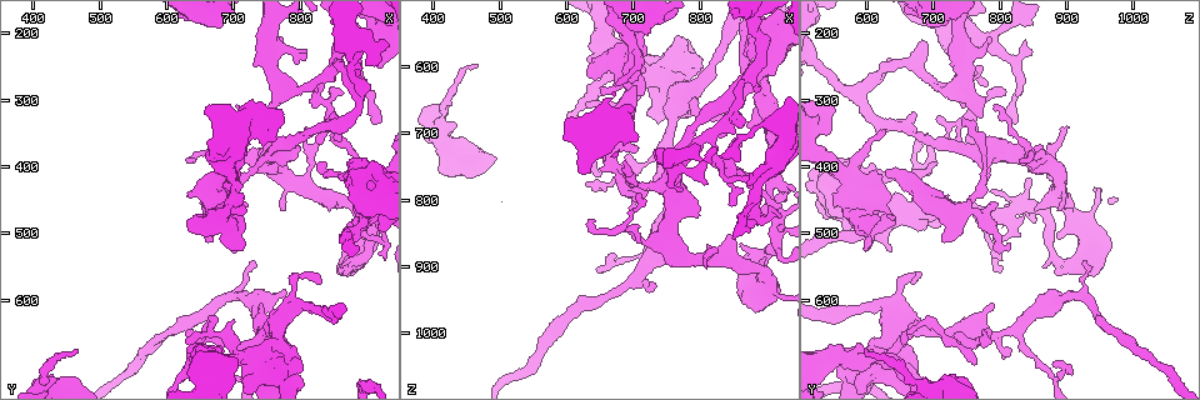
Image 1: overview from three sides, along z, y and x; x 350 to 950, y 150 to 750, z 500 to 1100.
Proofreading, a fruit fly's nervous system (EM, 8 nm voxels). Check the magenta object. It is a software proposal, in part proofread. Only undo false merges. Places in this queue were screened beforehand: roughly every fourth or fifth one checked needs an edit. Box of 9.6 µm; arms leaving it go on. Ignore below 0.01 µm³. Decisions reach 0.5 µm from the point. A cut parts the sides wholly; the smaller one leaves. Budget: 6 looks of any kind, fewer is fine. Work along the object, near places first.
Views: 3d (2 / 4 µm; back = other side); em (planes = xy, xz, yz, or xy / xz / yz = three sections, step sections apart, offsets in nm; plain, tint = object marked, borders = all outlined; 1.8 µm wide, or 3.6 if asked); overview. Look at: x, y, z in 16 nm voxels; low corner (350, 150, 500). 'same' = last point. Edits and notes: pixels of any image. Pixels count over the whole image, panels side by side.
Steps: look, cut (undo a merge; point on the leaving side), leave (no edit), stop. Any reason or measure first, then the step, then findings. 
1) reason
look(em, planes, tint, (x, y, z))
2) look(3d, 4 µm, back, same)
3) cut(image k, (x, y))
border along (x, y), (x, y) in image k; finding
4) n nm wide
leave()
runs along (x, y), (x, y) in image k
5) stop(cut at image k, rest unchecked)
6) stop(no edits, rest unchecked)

three-way junction
look(em, planes, plain, (765, 650, 650))

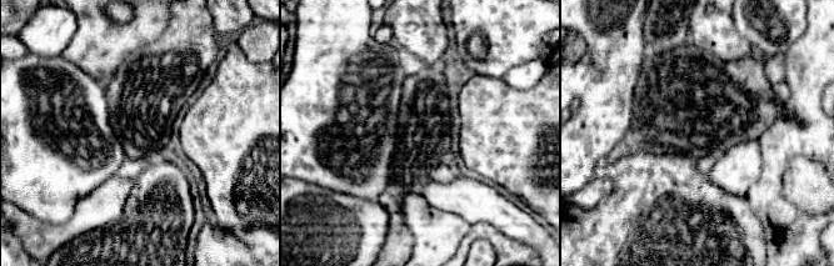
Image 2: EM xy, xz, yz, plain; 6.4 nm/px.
look(em, planes, tint, same)

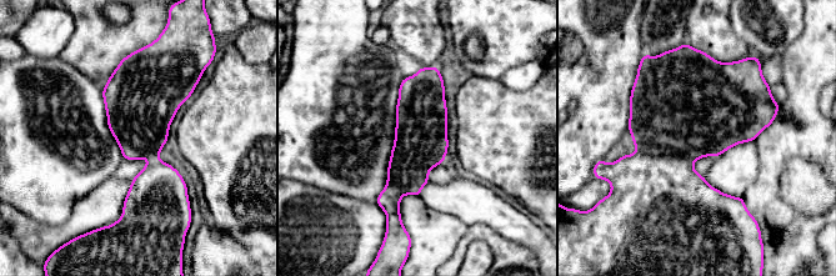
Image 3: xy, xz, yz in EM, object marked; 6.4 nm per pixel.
leave()
runs along (435, 70), (391, 207) in image 3; continuous, no second neuron

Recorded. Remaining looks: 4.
small branch off a trunk
look(3d, 2 µm, (745, 390, 770))

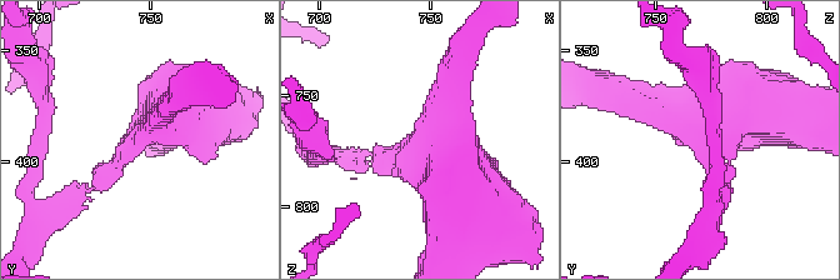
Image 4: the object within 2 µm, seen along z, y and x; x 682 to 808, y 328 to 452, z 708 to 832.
3 arms
look(em, xz, step 4, tint, (748, 385, 771))

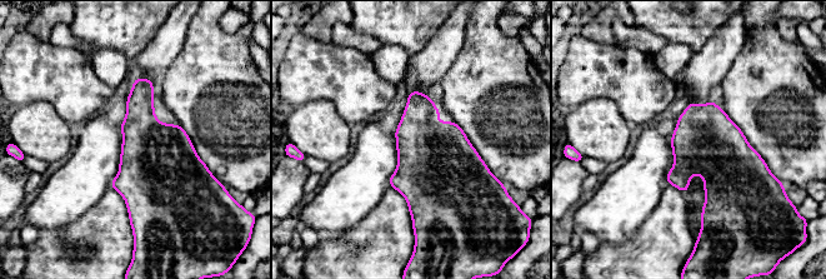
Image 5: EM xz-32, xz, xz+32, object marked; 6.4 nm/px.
look(em, planes, tint, same)

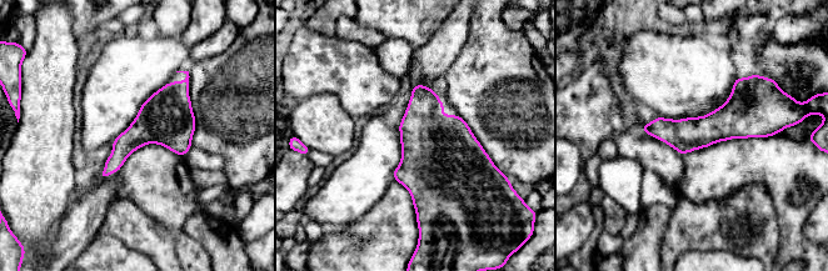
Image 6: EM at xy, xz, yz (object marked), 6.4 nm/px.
leave()
one neuron here

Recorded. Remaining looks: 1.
two arms at a narrow angle
look(em, 3.6 µm, planes, tint, (700, 420, 580))

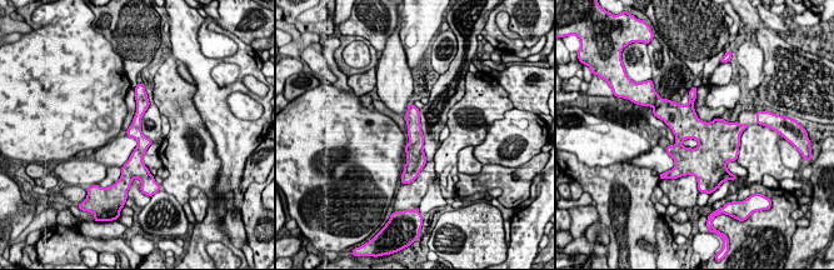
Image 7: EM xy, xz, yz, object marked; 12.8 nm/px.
170 nm wide
leave()
runs along (143, 95), (134, 166) in image 7; continuous, no second neuron

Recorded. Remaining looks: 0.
stop(no edits, rest unchecked)

